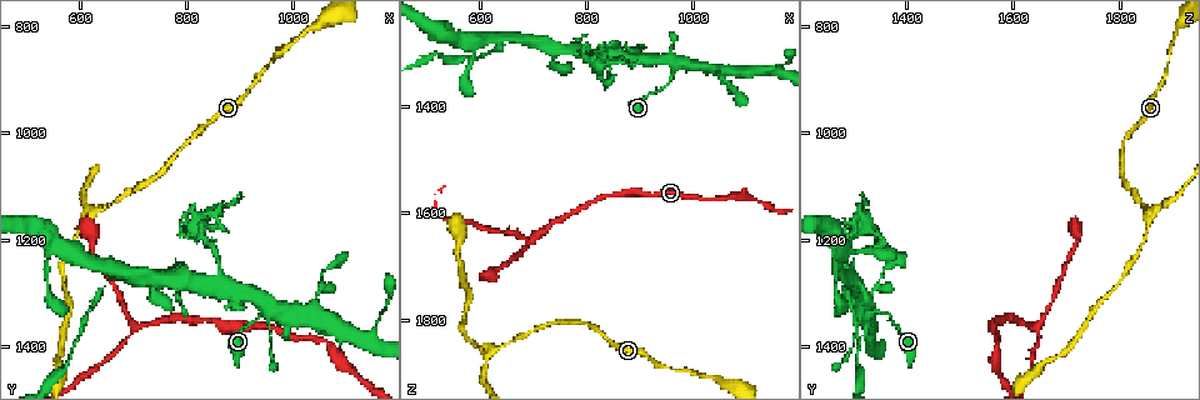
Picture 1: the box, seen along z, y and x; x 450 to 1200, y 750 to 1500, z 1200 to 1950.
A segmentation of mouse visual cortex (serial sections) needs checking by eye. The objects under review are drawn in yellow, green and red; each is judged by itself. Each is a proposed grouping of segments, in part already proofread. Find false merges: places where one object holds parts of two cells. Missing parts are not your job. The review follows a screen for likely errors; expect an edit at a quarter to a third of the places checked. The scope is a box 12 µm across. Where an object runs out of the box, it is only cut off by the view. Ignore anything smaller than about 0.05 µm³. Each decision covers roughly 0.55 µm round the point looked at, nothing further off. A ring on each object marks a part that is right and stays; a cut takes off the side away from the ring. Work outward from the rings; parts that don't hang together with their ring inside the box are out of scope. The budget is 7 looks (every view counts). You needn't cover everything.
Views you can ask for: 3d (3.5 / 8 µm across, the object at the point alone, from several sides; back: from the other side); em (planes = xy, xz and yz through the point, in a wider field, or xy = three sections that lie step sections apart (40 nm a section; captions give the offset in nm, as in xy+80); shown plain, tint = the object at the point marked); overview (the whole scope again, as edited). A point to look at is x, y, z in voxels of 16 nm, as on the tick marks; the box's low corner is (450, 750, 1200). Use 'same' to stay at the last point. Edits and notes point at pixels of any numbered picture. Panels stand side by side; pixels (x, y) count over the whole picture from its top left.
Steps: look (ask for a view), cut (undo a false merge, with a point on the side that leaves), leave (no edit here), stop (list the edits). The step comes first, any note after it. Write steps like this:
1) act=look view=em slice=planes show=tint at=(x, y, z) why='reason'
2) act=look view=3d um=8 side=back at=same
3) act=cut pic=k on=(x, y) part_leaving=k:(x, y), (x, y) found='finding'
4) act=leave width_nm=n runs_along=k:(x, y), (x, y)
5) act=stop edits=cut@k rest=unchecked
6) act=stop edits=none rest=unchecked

act=look view=em slice=xy step=3 show=tint at=(620, 1150, 1855) why='three-way junction'

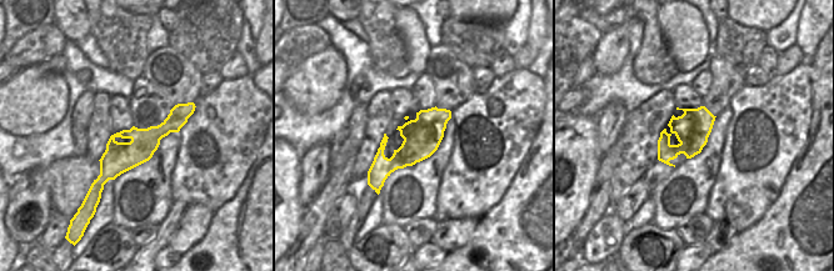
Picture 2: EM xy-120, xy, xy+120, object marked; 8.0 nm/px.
act=look view=3d um=3.5 at=same why='see where the arms go'

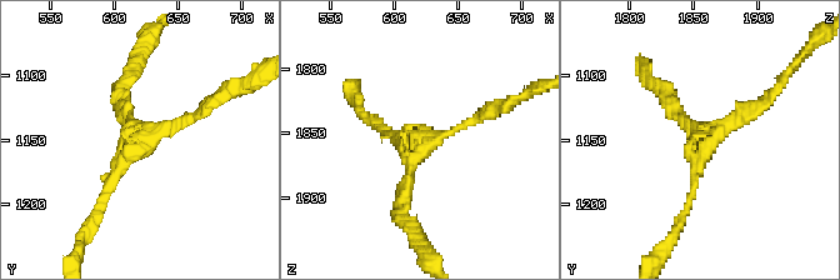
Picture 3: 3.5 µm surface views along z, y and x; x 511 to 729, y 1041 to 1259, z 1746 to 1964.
act=leave width_nm=300 runs_along=3:(208, 105), (143, 144), (96, 213) found='all the same cell'

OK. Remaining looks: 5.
act=look view=3d um=3.5 at=(860, 1280, 1310) why='thick turns thin'

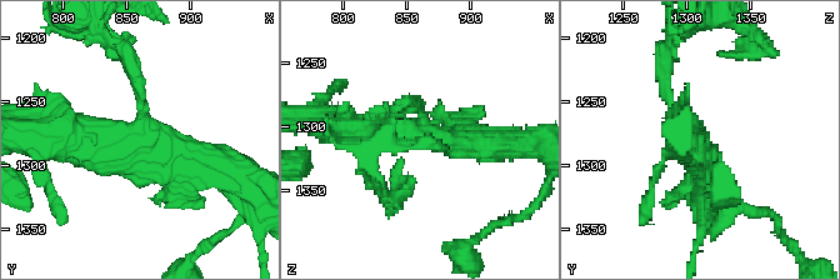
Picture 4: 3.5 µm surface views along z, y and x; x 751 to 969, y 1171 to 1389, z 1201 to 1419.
act=look view=em slice=xy step=5 show=tint at=same

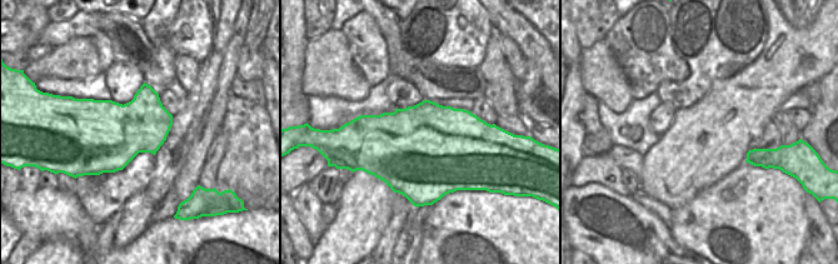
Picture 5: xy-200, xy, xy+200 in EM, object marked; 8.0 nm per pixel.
act=cut pic=4 on=(133, 63) found='a second cell is stuck on'

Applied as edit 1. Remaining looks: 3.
act=look view=overview

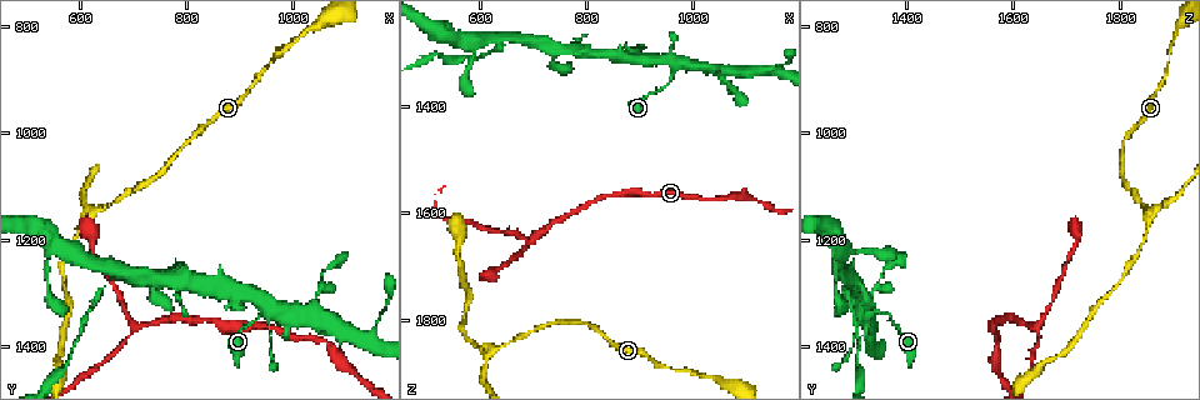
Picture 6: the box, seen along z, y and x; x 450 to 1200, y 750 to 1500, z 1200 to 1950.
act=look view=3d um=8 at=(665, 1260, 1280) why='thick turns thin'

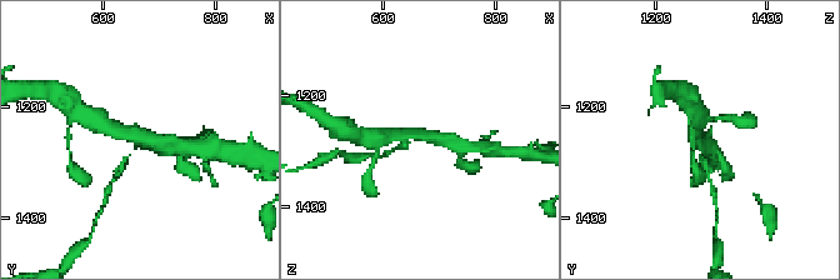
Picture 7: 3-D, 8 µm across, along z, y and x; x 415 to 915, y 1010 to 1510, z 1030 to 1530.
act=look view=em slice=xy step=5 show=tint at=(660, 1260, 1280)

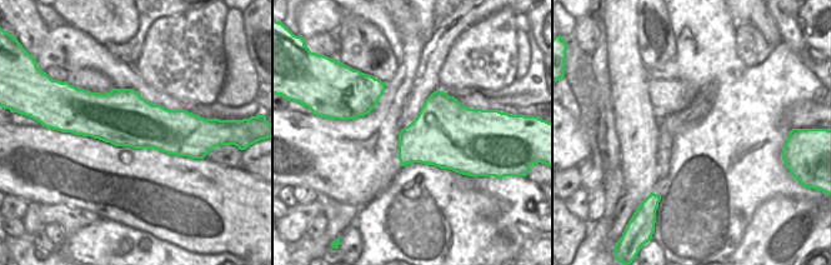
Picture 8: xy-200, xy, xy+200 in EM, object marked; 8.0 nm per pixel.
act=cut pic=7 on=(119, 170) arm_widths_nm=150,350,350 part_leaving=7:(129, 155), (115, 175), (105, 196) found='a second cell is stuck on'

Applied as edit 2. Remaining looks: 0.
act=stop edits=cut@4,cut@7 rest=unchecked

